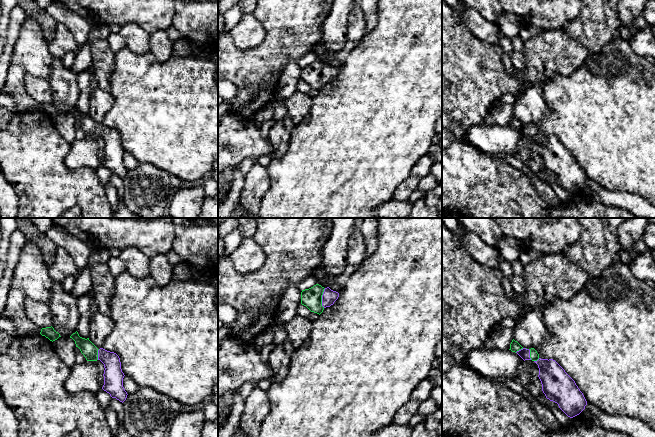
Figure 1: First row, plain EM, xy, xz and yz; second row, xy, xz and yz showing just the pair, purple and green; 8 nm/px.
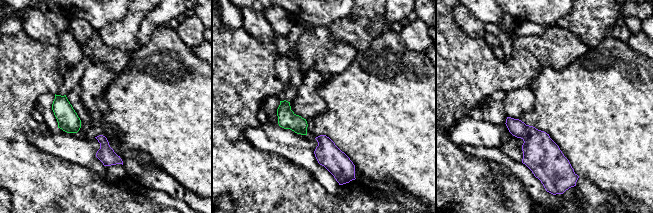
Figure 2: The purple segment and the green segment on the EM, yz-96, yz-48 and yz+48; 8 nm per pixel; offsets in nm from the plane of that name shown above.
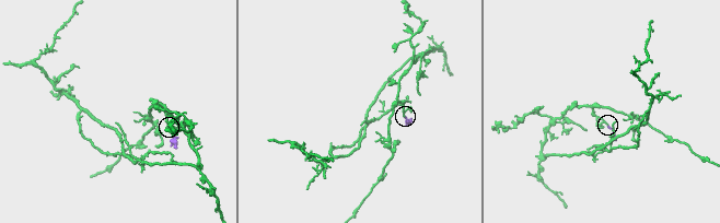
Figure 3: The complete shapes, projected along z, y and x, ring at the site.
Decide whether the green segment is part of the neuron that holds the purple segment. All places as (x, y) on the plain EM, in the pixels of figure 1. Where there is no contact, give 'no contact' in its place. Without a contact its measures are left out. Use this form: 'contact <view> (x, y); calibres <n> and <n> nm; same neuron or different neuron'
contact xz (322, 74); calibres 120 and 160 nm; same neuron

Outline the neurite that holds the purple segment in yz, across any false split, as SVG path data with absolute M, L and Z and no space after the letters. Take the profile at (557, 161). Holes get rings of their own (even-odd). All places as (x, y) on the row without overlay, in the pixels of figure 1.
M514 115L510 120L512 128L524 137L532 136L539 144L539 155L546 174L558 180L559 184L570 194L579 191L587 177L575 157L553 135L541 135L534 124L523 124Z

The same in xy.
M77 107L70 114L75 117L76 123L80 125L87 137L100 136L104 140L104 161L102 165L109 169L112 174L123 179L128 170L123 163L125 151L121 145L119 132L103 124L98 125L89 114L80 113Z

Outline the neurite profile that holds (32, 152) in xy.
M41 110L15 111L7 127L0 130L0 168L19 198L16 218L62 218L71 207L79 207L83 218L113 218L113 211L106 197L105 187L96 170L91 168L70 169L64 159L71 148L56 130L53 118Z

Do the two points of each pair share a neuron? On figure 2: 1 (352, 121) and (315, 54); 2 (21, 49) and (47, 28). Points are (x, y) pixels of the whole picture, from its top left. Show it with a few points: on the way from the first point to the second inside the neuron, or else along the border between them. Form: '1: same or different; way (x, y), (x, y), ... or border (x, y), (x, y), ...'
1: different; border (352, 61), (346, 69), (332, 75)
2: different; border (22, 29), (35, 40), (43, 44), (56, 46)

